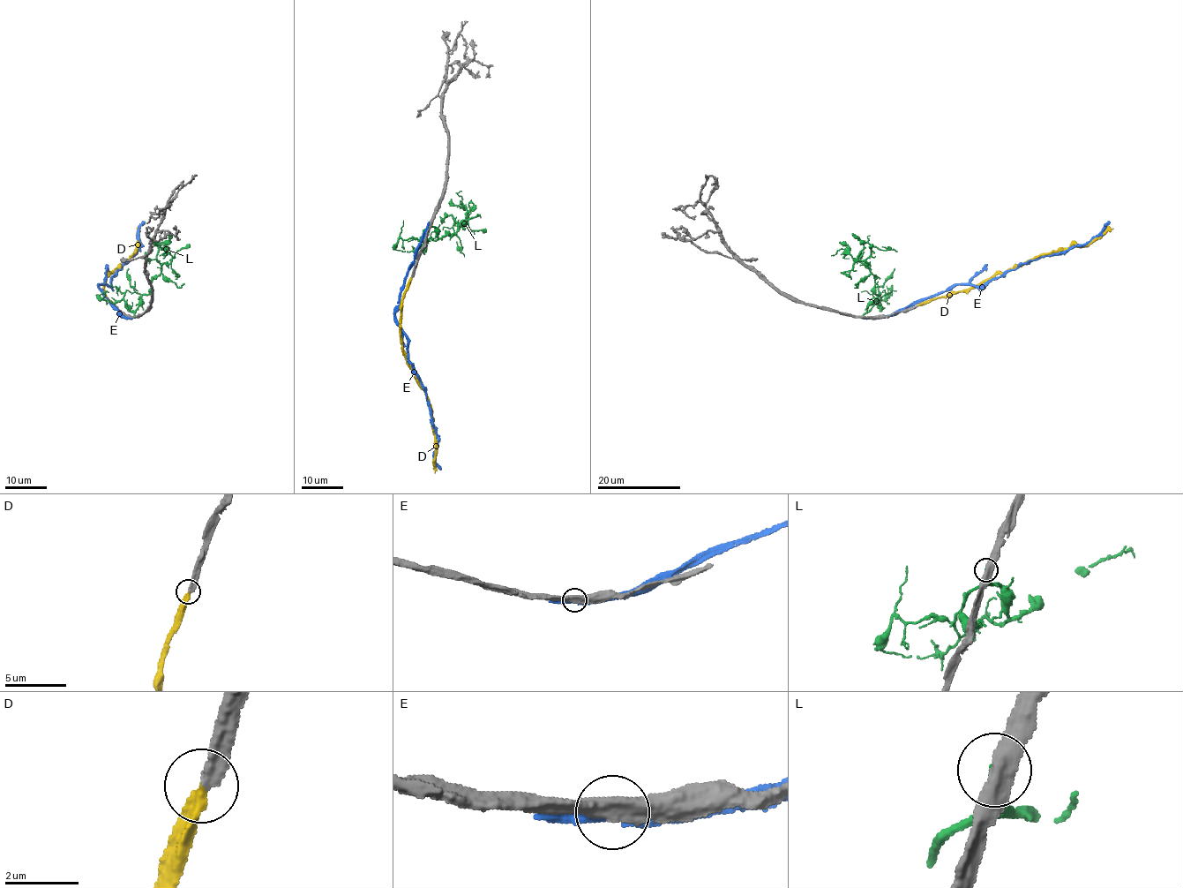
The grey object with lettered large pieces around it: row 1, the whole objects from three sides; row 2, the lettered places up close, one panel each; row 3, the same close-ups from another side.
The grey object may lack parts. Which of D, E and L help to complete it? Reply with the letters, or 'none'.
D

